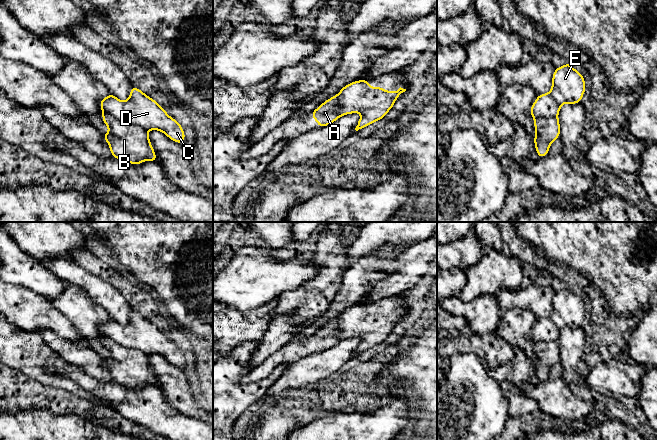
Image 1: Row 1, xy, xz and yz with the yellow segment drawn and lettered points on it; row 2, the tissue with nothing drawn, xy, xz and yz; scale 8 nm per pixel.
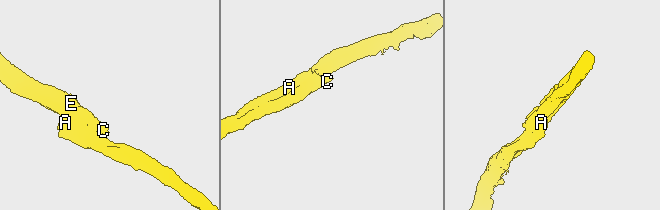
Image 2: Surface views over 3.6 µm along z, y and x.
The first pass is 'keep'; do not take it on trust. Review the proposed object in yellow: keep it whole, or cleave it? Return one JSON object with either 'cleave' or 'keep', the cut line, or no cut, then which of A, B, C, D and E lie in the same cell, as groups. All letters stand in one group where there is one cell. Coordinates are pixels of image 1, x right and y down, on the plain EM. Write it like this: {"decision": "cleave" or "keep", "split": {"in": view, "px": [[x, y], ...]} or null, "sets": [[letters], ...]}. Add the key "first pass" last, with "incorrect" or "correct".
{"decision": "cleave", "split": {"in": "xy", "px": [[103, 336], [128, 348], [139, 349], [146, 354]]}, "sets": [["A", "B"], ["C", "D", "E"]], "first pass": "incorrect"}

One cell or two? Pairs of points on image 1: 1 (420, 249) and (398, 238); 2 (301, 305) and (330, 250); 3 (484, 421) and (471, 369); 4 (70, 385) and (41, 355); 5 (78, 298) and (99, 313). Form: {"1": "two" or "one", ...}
{"1": "two", "2": "one", "3": "one", "4": "one", "5": "one"}

